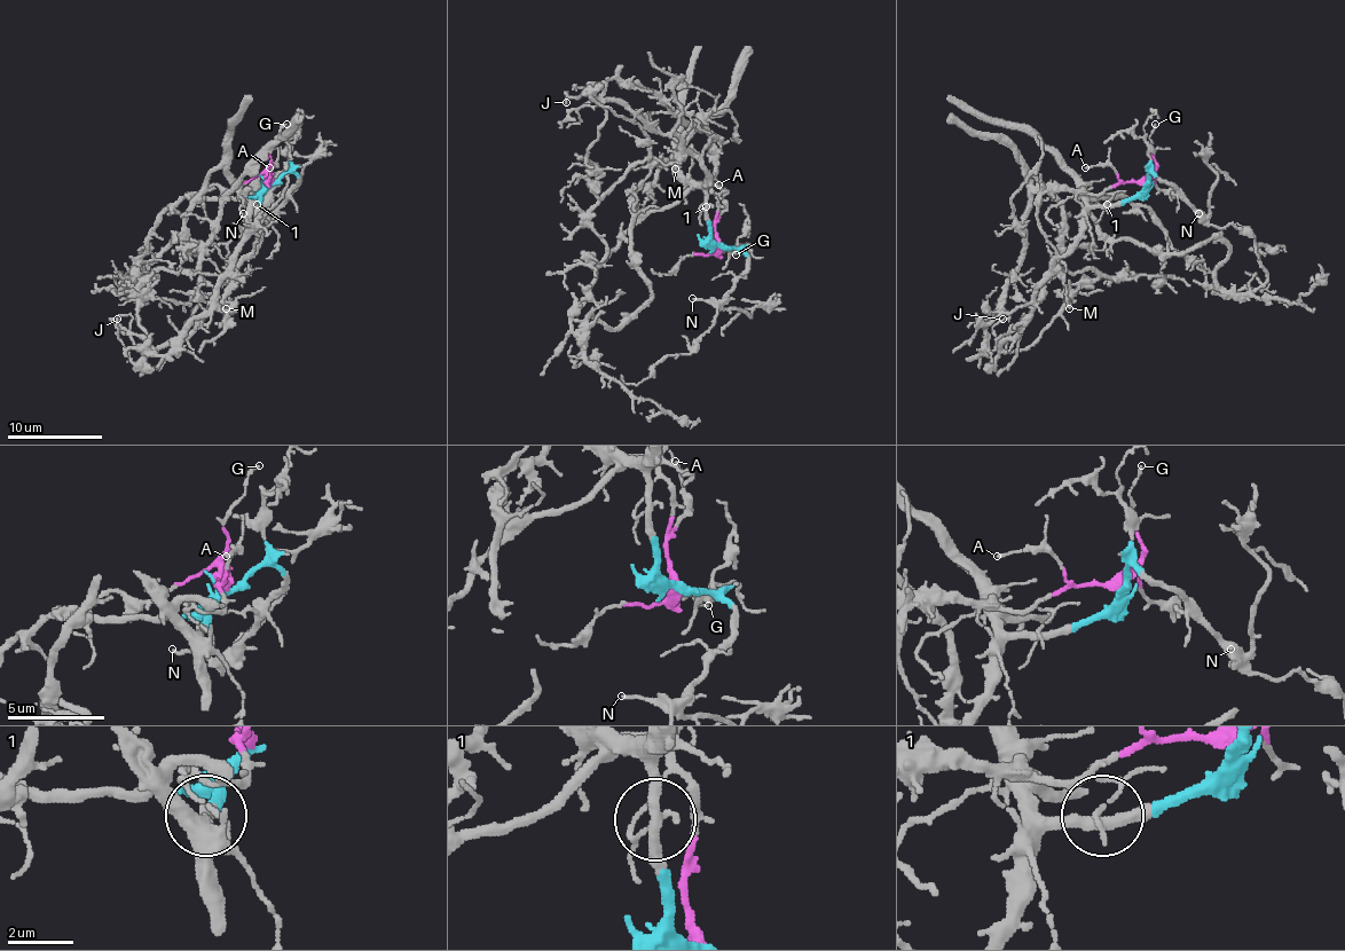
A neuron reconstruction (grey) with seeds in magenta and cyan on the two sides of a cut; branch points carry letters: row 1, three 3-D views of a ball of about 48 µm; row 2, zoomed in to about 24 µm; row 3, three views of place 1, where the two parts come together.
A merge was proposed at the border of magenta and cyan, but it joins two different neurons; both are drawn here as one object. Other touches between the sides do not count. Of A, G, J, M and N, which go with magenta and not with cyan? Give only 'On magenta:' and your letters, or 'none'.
On magenta: A, G

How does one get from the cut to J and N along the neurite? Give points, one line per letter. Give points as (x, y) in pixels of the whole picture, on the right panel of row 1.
J: (1146, 182), (1127, 199), (1088, 211), (996, 363), (991, 328), (1004, 319)
N: (1146, 182), (1148, 173), (1170, 182), (1198, 213)

